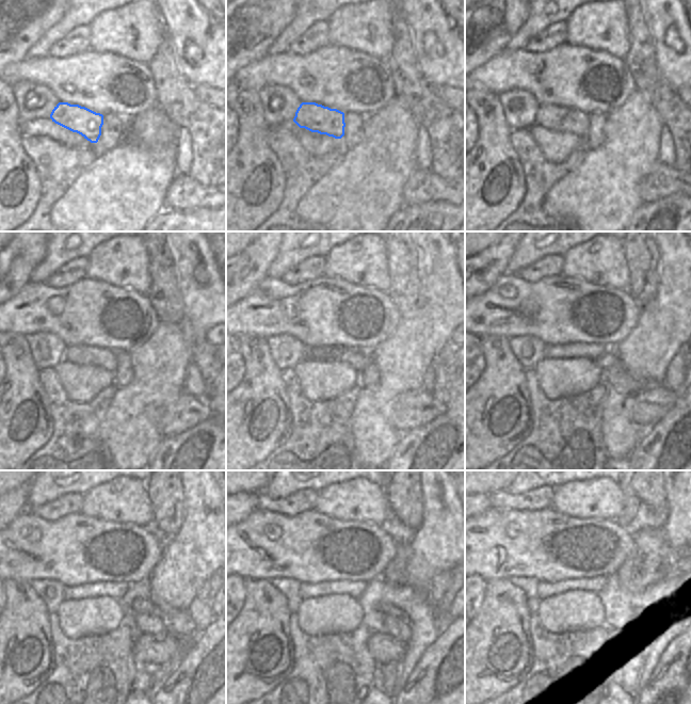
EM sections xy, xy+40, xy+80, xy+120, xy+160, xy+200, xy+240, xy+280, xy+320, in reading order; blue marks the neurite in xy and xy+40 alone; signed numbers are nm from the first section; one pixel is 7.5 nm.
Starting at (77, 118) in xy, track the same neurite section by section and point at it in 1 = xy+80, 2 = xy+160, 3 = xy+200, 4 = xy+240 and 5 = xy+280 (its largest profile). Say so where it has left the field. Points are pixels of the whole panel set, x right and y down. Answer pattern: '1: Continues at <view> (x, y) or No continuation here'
1: Continues at xy+80 (550, 116)
2: Continues at xy+160 (358, 360)
3: Continues at xy+200 (610, 357)
4: Continues at xy+240 (144, 606)
5: Continues at xy+280 (385, 608).

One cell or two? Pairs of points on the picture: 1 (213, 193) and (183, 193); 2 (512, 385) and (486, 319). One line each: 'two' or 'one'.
1: one
2: two

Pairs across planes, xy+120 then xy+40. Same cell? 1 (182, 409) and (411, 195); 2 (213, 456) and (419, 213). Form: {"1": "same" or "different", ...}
{"1": "same", "2": "same"}

